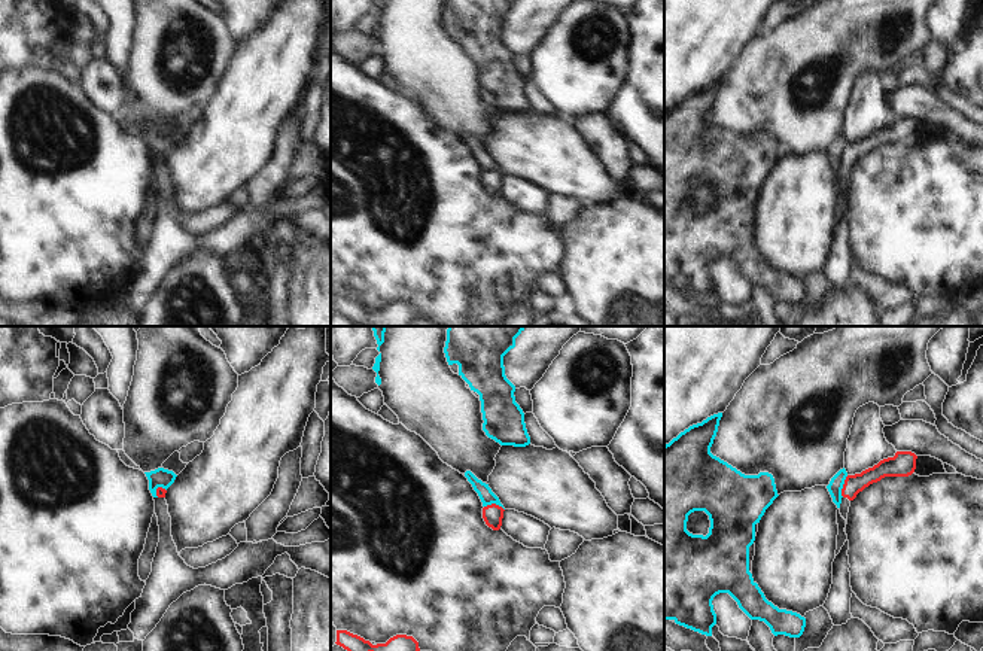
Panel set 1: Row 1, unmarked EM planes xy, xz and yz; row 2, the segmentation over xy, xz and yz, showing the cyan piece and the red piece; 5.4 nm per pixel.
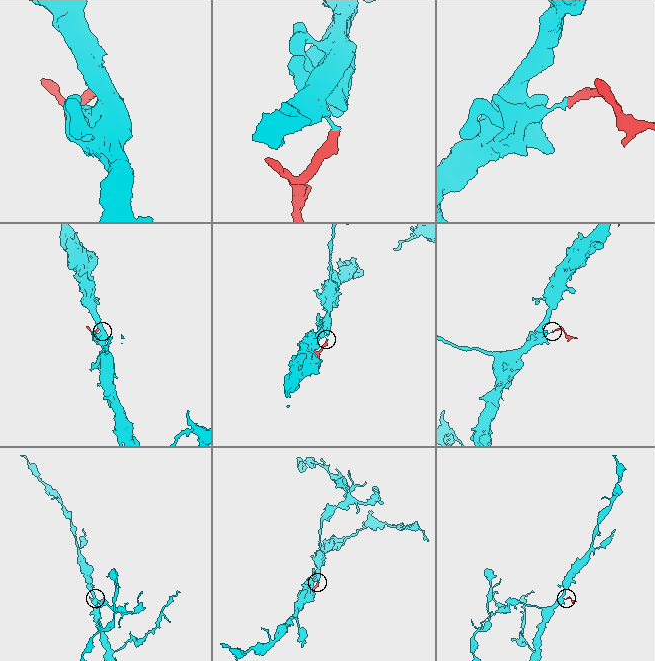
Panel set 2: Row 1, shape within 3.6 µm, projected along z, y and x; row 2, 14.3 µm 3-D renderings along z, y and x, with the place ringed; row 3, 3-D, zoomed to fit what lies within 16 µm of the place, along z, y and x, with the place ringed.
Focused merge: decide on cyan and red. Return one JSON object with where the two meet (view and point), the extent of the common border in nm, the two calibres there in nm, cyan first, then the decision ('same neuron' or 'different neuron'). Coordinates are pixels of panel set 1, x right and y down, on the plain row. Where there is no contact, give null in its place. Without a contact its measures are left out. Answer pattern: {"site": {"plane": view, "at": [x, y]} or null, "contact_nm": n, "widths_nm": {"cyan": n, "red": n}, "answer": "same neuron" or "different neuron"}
{"site": {"plane": "yz", "at": [842, 152]}, "contact_nm": 120, "widths_nm": {"cyan": 80, "red": 100}, "answer": "different neuron"}

